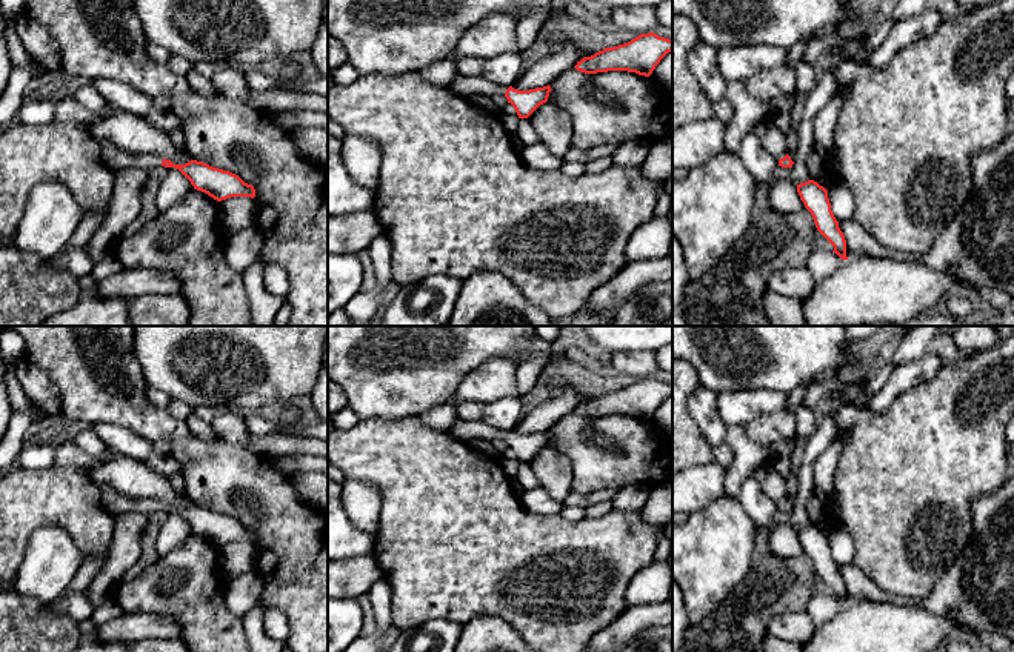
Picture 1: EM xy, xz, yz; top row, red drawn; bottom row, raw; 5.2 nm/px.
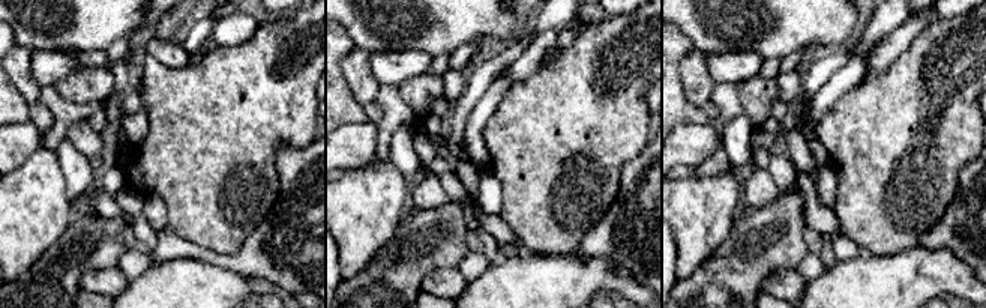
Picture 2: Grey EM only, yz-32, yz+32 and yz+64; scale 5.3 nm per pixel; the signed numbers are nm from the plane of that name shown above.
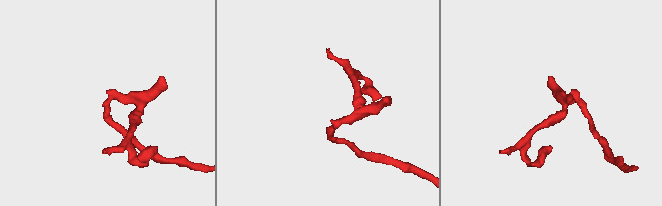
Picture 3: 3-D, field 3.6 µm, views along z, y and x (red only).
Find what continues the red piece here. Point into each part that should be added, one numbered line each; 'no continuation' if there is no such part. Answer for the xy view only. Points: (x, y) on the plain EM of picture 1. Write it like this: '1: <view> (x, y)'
1: xy (116, 503)

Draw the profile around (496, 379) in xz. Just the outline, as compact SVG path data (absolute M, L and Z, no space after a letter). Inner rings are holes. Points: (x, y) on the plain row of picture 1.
M491 358L471 371L455 388L452 404L489 404L517 395L515 364L508 358Z

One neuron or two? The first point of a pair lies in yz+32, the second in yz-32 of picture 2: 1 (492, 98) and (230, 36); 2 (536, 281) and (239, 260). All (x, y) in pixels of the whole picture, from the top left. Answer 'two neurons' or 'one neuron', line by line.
1: one neuron
2: two neurons

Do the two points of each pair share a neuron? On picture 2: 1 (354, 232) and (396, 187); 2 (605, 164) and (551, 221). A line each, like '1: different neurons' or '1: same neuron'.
1: same neuron
2: same neuron

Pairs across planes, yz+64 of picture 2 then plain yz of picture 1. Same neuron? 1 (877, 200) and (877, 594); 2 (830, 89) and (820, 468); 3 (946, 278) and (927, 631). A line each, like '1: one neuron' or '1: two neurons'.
1: two neurons
2: one neuron
3: one neuron

